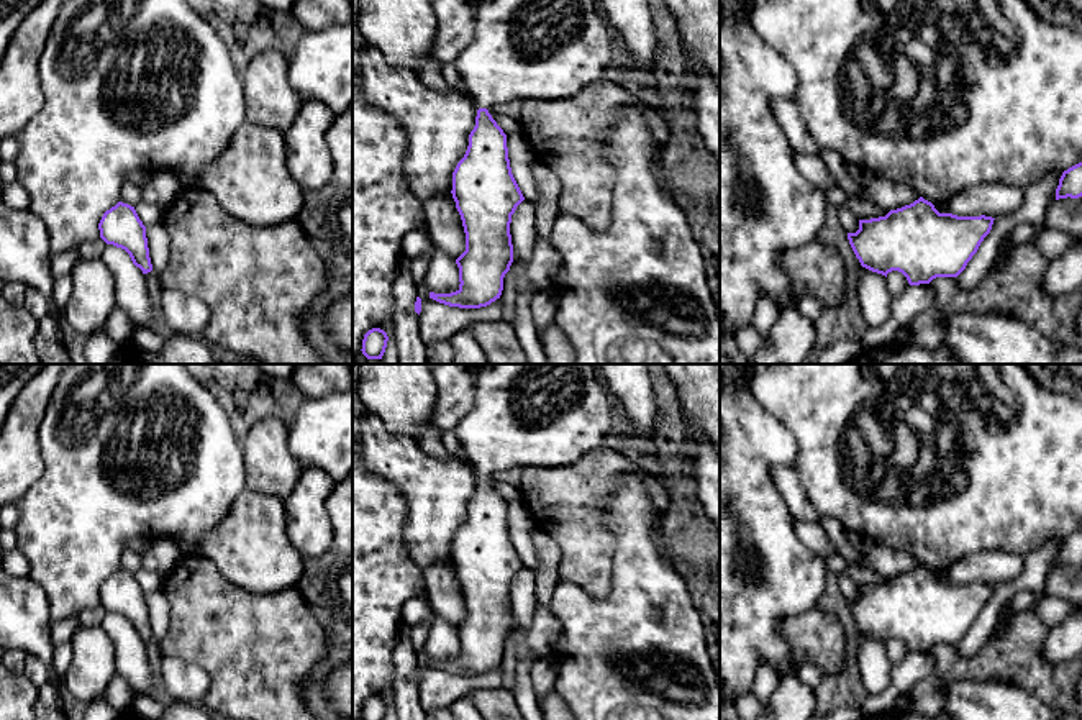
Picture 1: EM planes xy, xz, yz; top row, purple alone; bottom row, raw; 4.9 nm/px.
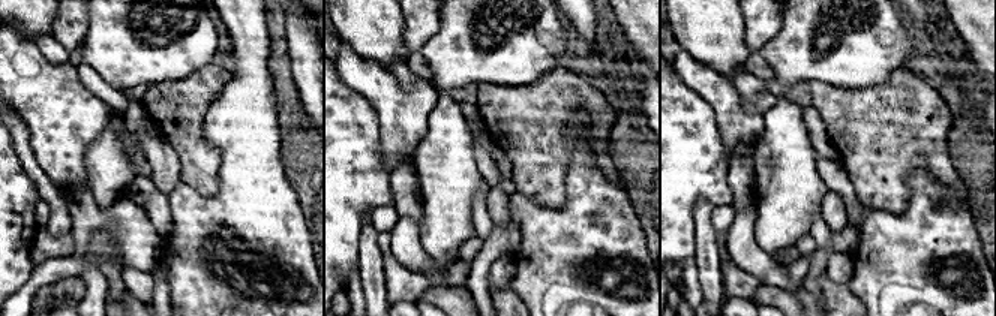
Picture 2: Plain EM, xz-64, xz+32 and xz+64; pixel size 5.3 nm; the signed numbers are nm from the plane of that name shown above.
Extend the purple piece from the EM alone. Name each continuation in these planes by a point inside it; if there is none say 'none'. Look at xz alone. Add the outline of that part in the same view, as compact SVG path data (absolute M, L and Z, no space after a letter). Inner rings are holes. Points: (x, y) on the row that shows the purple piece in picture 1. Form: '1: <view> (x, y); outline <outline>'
1: xz (522, 50); outline M475 0L474 38L454 61L477 108L511 100L562 100L603 80L613 39L597 0Z

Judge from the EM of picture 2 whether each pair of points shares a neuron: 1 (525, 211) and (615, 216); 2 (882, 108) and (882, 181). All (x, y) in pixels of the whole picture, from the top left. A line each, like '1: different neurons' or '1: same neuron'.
1: same neuron
2: same neuron

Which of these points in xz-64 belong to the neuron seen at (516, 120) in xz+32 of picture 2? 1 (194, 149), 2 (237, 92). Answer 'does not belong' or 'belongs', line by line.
1: belongs
2: does not belong

